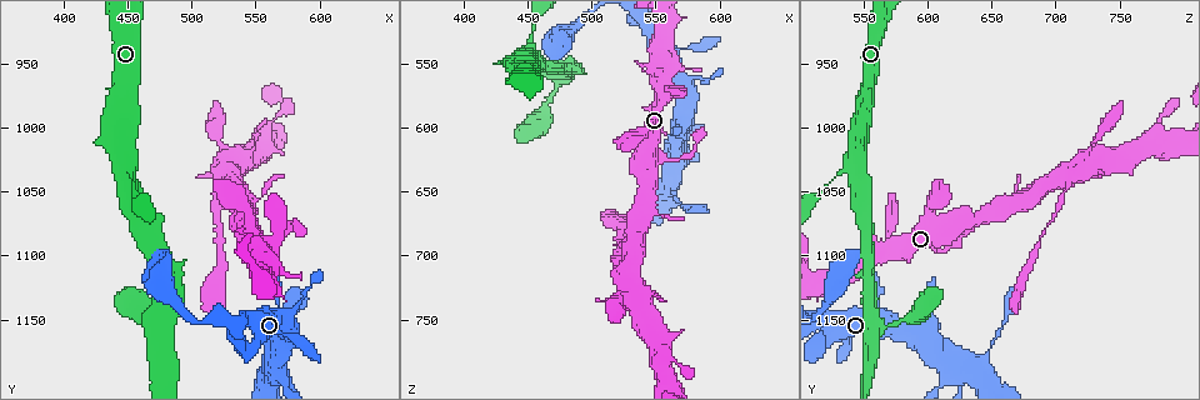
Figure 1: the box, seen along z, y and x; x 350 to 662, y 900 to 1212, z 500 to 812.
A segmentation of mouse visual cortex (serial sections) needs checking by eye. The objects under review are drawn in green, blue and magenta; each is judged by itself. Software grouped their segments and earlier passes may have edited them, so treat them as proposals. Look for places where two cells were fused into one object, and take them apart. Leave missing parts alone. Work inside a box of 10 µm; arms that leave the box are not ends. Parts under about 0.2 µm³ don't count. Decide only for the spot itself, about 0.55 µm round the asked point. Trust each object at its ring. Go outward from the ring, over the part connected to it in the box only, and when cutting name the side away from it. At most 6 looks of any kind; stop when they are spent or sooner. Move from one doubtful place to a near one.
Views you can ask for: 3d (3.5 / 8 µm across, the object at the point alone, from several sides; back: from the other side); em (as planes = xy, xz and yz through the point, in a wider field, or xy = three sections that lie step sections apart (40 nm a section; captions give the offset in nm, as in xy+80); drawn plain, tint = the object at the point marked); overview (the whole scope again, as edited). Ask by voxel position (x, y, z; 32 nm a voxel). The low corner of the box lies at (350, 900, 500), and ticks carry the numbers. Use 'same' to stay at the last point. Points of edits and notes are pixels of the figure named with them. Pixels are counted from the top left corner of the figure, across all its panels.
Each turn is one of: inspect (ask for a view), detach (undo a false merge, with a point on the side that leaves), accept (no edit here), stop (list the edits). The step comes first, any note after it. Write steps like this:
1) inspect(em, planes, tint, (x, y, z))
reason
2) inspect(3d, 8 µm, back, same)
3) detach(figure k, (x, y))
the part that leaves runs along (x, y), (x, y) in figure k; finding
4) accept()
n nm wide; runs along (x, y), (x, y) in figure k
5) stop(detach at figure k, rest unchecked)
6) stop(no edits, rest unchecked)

inspect(3d, 3.5 µm, (568, 1192, 618))
small branch off a trunk

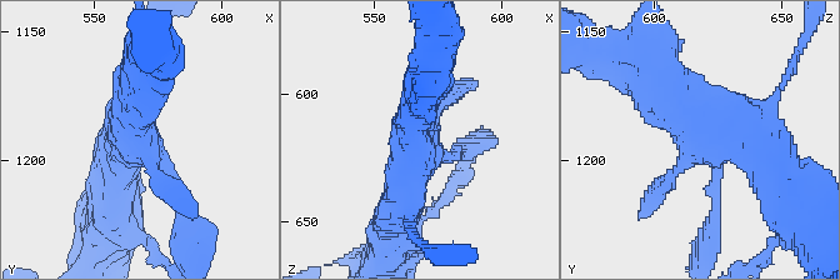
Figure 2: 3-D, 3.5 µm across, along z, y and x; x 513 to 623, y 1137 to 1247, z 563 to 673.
inspect(em, planes, tint, (568, 1191, 616))
shape alone is not enough

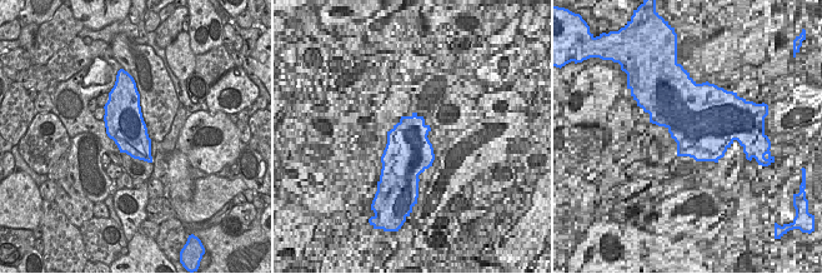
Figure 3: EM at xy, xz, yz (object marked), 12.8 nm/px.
accept()
runs along (643, 78), (770, 158) in figure 2; continuous, no second cell

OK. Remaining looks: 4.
inspect(3d, 3.5 µm, (450, 1030, 544))
three-way junction

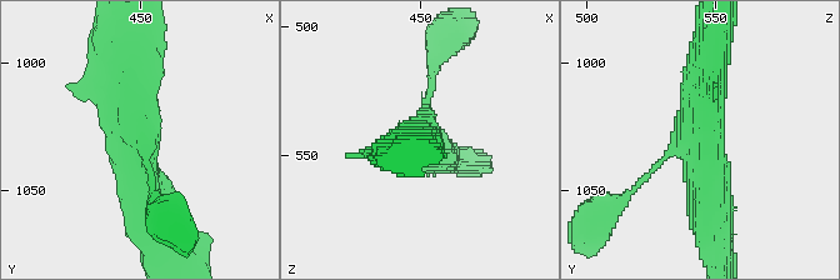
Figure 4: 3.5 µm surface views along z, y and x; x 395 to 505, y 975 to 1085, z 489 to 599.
inspect(em, xy, step 2, tint, (450, 1029, 544))
3 arms; arms of 100, 500, 600 nm

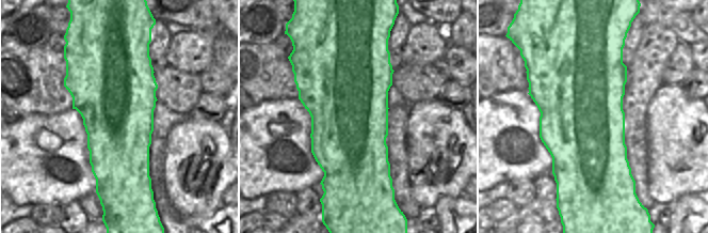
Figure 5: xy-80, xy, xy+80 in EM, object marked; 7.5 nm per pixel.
accept()
runs along (128, 54), (139, 178), (154, 220) in figure 4; one cell here

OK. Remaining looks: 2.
stop(no edits, rest unchecked)

